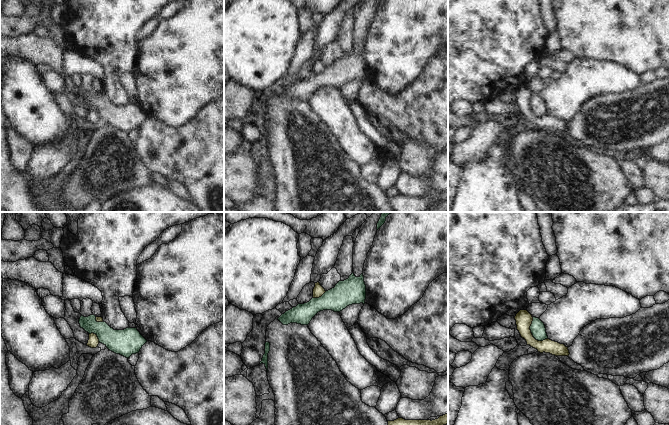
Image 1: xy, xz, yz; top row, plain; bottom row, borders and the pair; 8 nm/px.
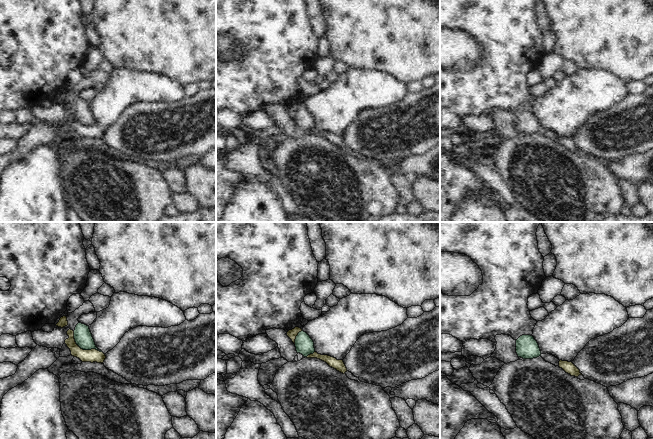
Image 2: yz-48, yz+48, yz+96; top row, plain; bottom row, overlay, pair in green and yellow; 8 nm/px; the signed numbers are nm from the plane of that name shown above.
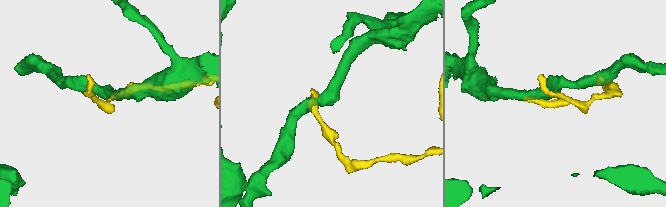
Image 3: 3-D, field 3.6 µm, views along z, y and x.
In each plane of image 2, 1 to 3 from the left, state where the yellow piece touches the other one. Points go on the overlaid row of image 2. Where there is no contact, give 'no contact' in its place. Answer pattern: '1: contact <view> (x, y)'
1: contact yz-48 (83, 349)
2: contact yz+48 (296, 336)
3: no contact

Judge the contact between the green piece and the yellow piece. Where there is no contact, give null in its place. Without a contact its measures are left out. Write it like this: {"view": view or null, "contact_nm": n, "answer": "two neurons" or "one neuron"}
{"view": "yz", "contact_nm": 220, "answer": "two neurons"}

